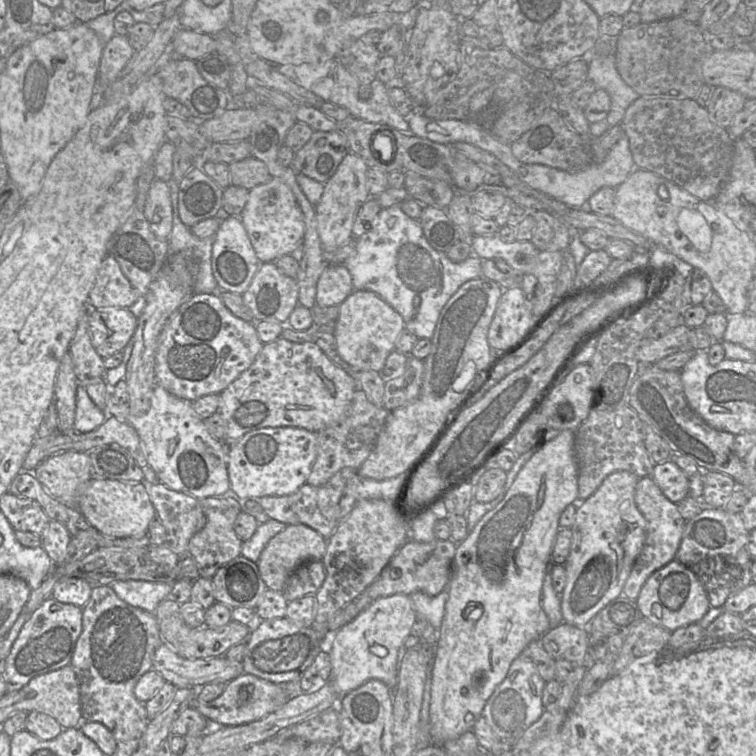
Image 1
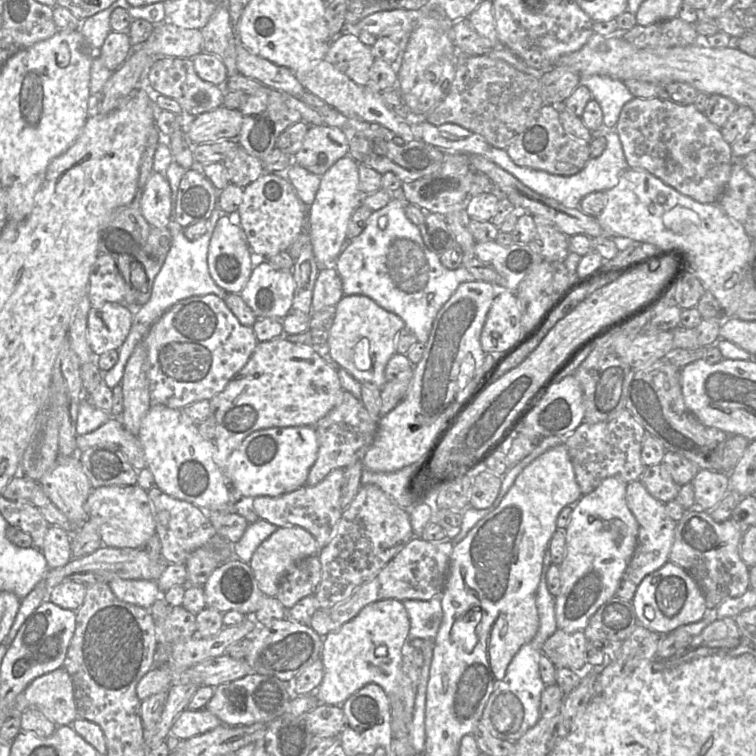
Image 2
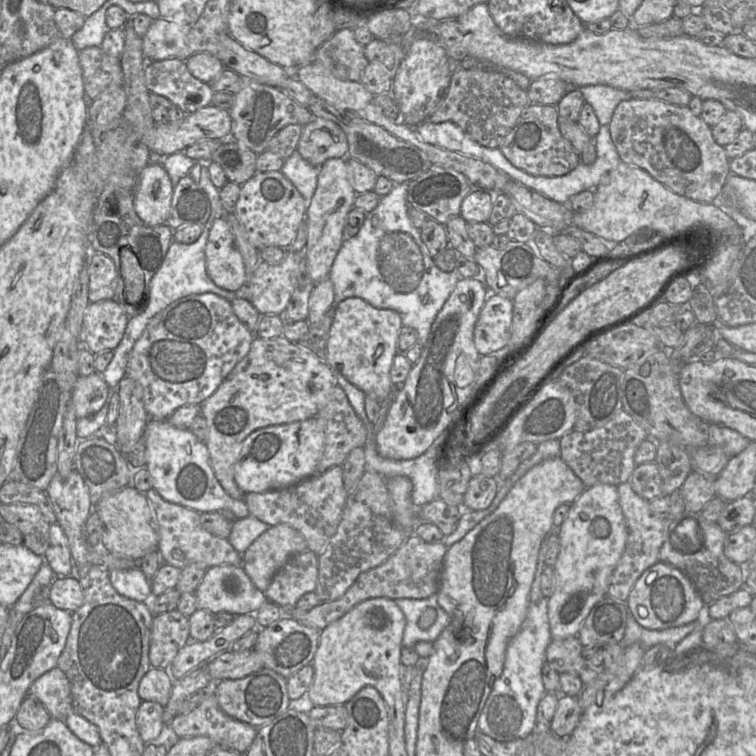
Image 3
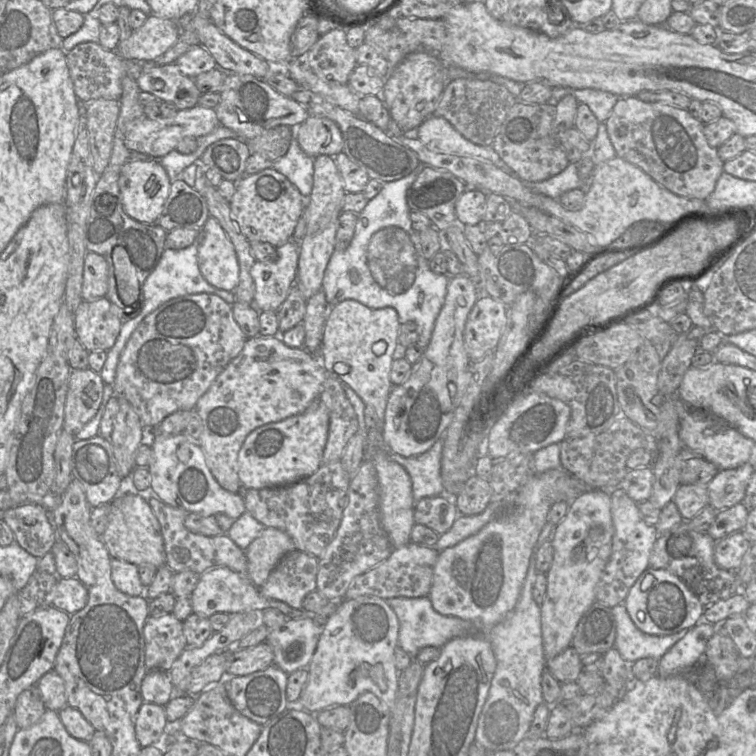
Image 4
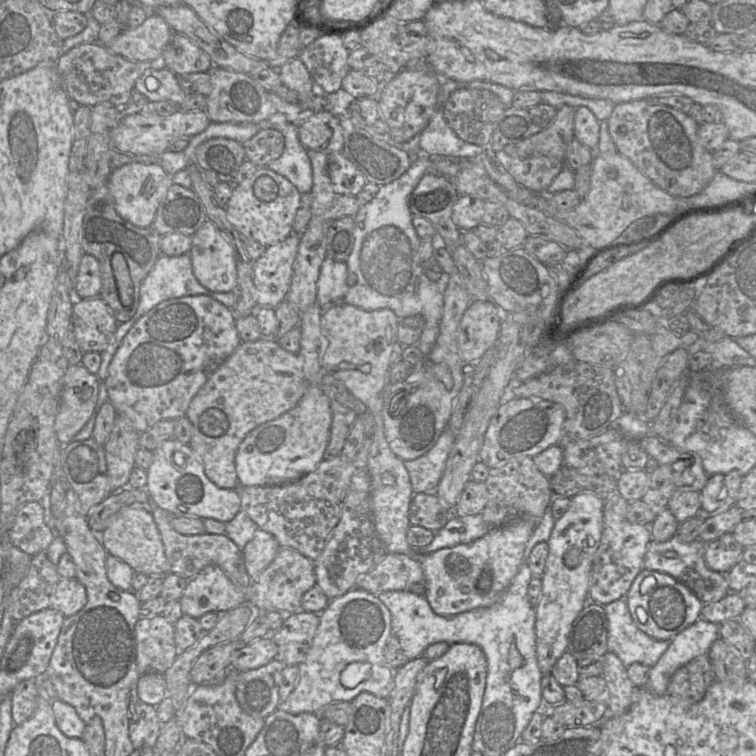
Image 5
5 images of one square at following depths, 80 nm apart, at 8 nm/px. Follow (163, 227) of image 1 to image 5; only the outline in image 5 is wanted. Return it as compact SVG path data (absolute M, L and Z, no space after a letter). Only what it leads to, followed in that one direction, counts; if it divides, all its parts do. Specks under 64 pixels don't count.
M159 162L125 164L113 169L107 181L117 213L123 219L142 228L152 227L156 211L165 199L171 185L171 176L166 173Z

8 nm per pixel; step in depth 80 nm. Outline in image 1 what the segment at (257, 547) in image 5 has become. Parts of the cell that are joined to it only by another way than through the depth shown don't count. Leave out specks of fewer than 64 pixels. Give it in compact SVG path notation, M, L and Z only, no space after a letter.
M287 525L267 543L256 562L262 580L269 589L282 592L290 575L298 567L309 561L322 561L326 553L327 541L328 539L306 525Z

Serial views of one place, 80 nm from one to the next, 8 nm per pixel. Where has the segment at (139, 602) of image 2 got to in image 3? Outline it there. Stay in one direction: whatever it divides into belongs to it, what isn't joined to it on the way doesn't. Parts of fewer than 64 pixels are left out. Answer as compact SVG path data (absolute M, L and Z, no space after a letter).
M139 567L128 570L109 571L110 582L115 590L122 596L145 602L151 591L151 580L148 579Z

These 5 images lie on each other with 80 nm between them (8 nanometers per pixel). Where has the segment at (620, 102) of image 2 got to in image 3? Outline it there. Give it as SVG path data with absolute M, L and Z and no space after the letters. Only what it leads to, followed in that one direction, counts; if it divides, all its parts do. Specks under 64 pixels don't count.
M597 84L576 88L582 93L585 102L594 109L600 125L608 125L617 105L629 99L629 91L609 85Z

